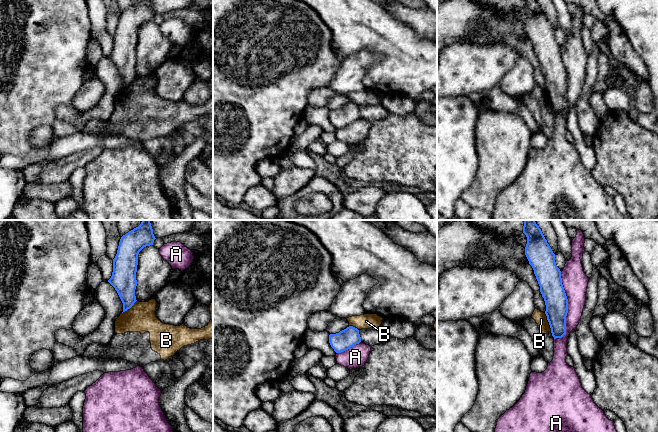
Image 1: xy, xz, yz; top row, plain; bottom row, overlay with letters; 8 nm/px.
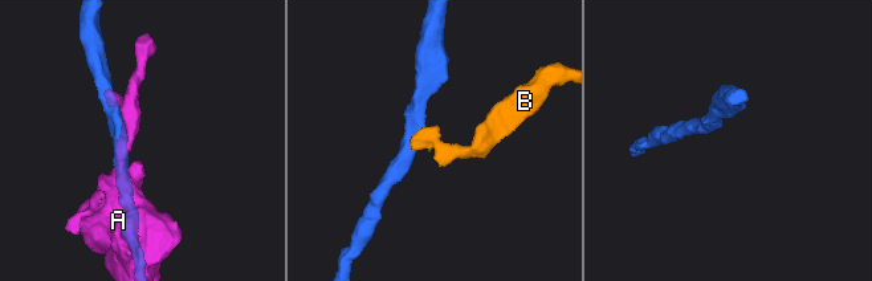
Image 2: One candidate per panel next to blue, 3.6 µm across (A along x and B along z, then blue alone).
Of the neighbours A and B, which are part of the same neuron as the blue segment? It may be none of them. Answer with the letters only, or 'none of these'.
none of these

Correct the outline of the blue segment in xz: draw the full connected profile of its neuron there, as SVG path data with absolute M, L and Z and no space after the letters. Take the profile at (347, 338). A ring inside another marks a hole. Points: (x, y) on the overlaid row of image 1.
M353 326L329 335L329 343L336 353L341 353L361 342L359 330Z

